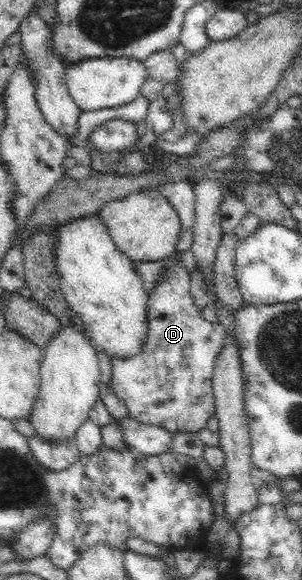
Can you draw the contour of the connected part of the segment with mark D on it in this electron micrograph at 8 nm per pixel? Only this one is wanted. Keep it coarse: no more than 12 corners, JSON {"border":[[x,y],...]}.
{"border":[[178,250],[149,289],[143,353],[112,360],[127,417],[197,432],[228,332]]}

